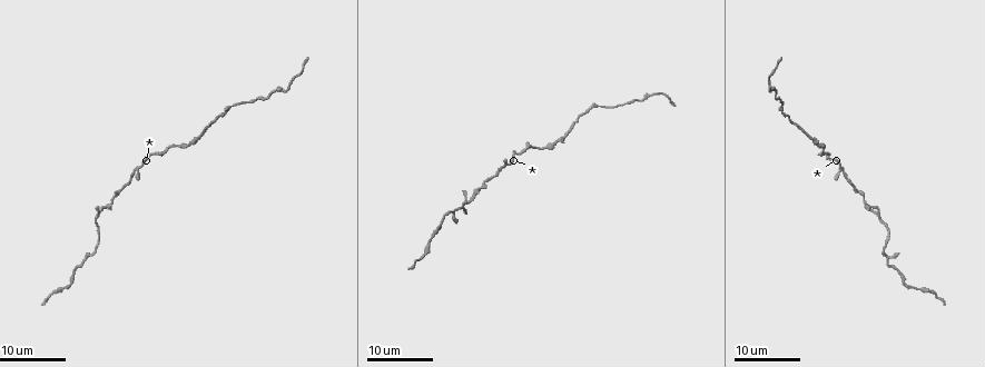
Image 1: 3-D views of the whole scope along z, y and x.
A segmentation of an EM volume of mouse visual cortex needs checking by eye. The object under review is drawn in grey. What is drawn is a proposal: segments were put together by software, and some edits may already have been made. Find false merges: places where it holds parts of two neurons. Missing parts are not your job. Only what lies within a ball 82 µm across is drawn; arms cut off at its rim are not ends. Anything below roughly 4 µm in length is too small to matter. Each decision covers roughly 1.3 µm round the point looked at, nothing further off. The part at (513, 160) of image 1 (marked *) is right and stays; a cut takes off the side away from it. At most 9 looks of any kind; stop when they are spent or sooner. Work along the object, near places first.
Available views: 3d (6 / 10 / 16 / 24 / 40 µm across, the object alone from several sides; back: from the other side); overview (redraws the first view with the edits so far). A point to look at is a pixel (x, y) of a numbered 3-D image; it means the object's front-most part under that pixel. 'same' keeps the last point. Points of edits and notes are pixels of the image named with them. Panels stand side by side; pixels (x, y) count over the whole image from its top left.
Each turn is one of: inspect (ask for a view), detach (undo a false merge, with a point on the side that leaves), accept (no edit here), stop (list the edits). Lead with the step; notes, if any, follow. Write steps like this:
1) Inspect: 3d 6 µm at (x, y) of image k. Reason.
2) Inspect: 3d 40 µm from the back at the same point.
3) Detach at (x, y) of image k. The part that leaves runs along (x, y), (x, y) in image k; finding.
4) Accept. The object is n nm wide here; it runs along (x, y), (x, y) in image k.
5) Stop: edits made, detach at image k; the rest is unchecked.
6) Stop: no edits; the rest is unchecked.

Inspect: 3d 24 µm at (596, 104) of image 1. Calibre changes.

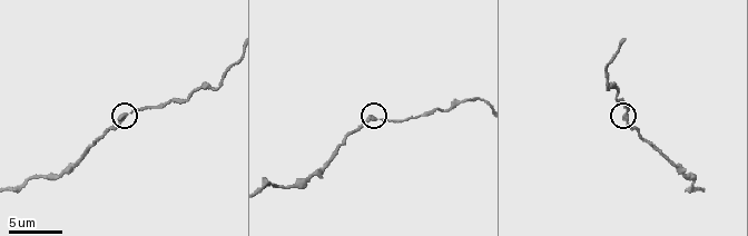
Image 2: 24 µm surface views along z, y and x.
Inspect: 3d 6 µm at (374, 120) of image 2.

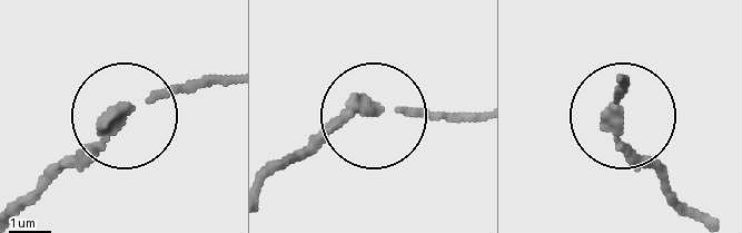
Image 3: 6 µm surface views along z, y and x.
Accept. The object is 250 nm wide here; it runs along (269, 174), (355, 117), (397, 107), (472, 117) in image 3; one neuron here.

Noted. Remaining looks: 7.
Inspect: 3d 6 µm at (323, 164) of image 2. Sudden change in width.

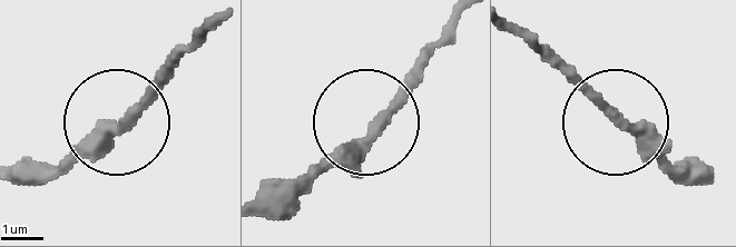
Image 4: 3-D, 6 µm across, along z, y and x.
Inspect: 3d 6 µm from the back at (127, 120) of image 4.

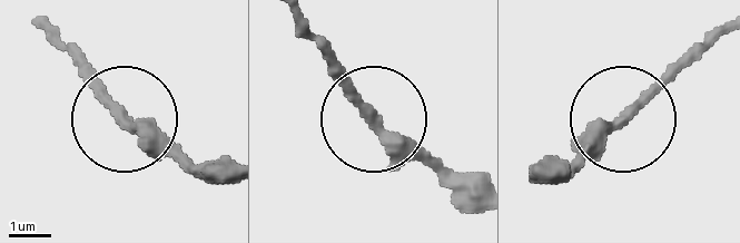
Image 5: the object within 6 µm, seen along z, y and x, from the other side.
Accept. It runs along (225, 168), (161, 147), (69, 44) in image 5; all the same neuron.

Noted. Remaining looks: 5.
Inspect: 3d 10 µm at (466, 101) of image 2. Thick turns thin.

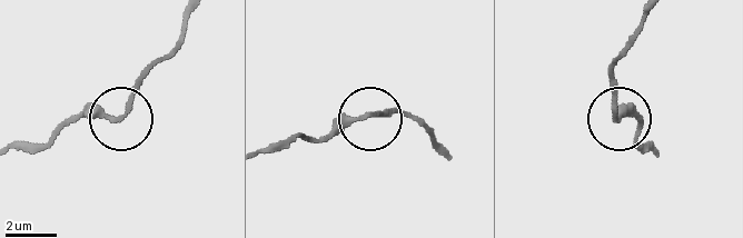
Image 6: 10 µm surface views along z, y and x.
Accept. The object is 220 nm wide here; it runs along (265, 152), (297, 136), (316, 139), (375, 113), (409, 113) in image 6; one neuron here.

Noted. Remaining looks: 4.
Inspect: 3d 24 µm at (474, 200) of image 1. Thick turns thin.

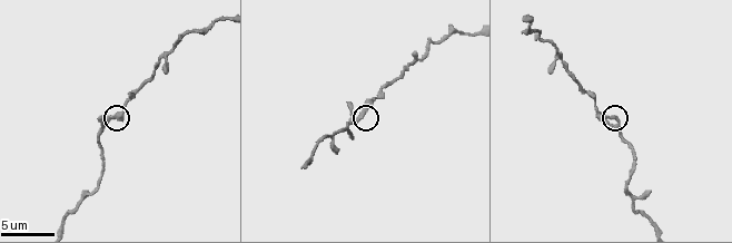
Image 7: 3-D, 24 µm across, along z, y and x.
Inspect: 3d 6 µm at (363, 117) of image 7.

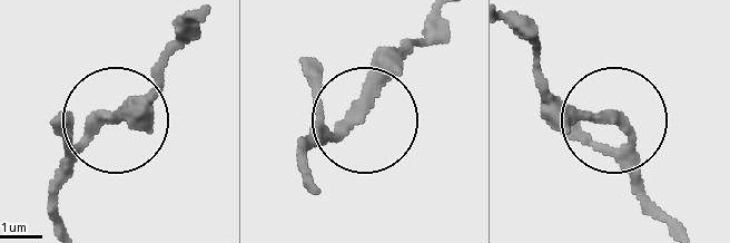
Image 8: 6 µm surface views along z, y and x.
Accept. It runs along (188, 19), (154, 94), (100, 125), (50, 185) in image 8; all the same neuron.

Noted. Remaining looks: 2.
Stop: no edits; the rest is unchecked.

